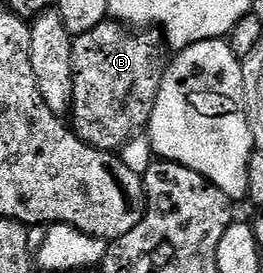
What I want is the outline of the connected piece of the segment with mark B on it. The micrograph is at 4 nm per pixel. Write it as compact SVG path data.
M118 21L74 36L69 118L81 142L115 153L146 132L168 65L163 51L164 40L154 30L132 29Z

